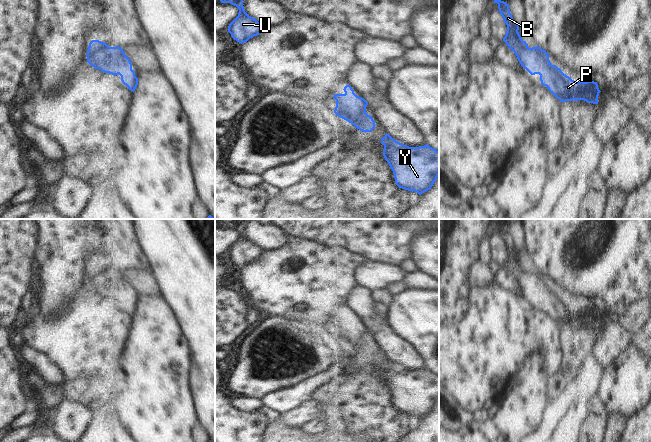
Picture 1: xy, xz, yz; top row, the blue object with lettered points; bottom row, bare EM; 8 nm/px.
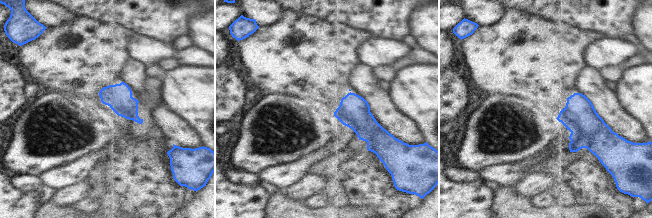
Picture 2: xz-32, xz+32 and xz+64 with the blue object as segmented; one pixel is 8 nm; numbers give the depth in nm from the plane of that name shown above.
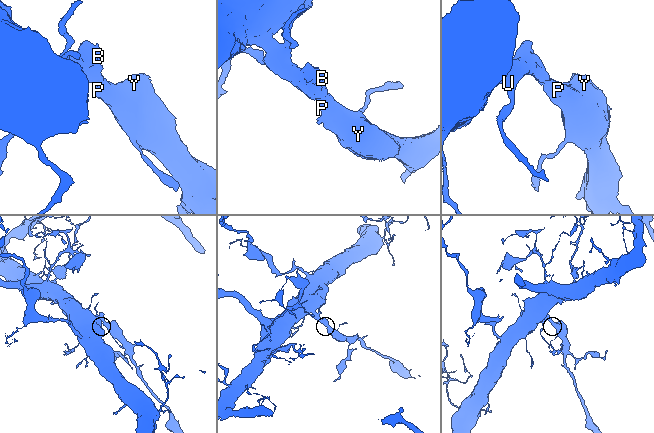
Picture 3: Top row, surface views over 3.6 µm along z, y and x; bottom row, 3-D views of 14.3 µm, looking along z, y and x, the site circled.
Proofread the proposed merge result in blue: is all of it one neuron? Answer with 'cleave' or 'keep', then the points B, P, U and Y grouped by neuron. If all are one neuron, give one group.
keep; B P U Y

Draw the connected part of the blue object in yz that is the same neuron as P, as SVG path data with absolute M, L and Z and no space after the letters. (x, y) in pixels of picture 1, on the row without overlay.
M498 219L494 224L494 227L498 228L499 236L504 243L504 247L507 249L507 256L503 262L503 265L515 277L518 285L524 293L526 293L531 299L539 298L541 308L546 310L549 316L552 317L561 326L584 324L587 327L598 328L598 320L601 315L598 312L597 306L575 306L569 300L564 298L560 292L551 288L549 279L545 274L541 273L538 269L536 271L529 272L526 265L522 264L518 256L520 248L513 244L509 234L509 228L499 224Z

